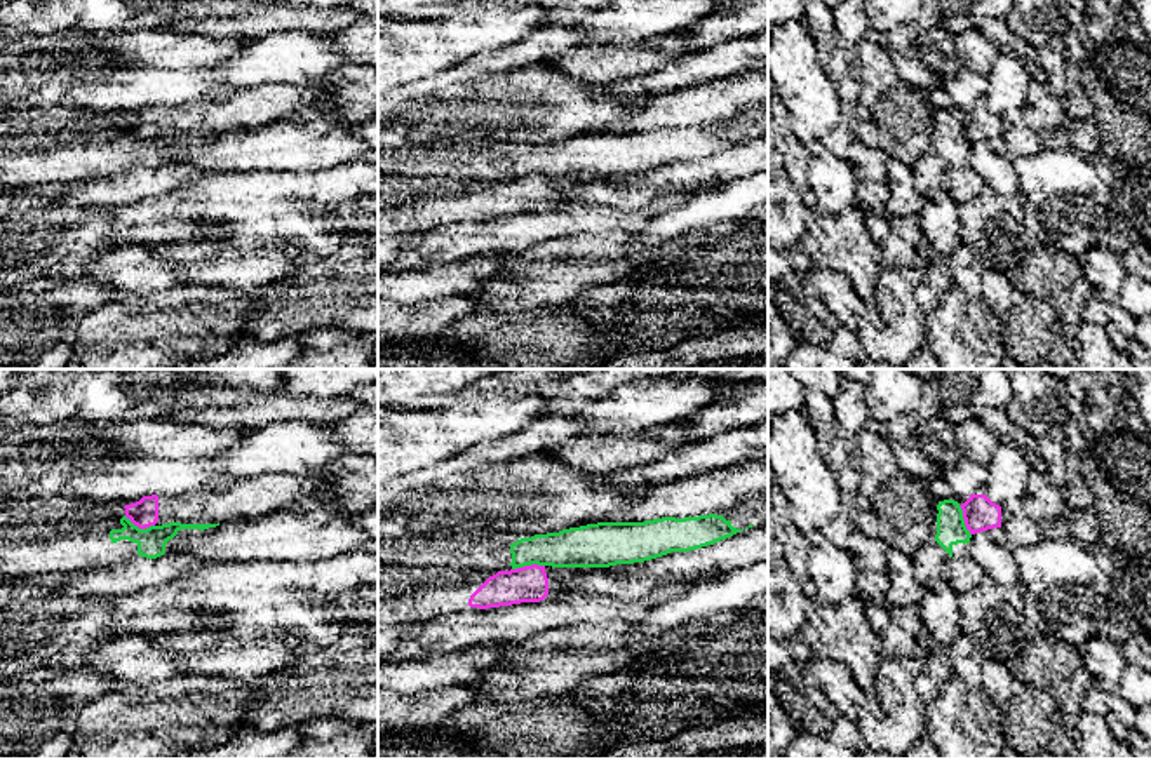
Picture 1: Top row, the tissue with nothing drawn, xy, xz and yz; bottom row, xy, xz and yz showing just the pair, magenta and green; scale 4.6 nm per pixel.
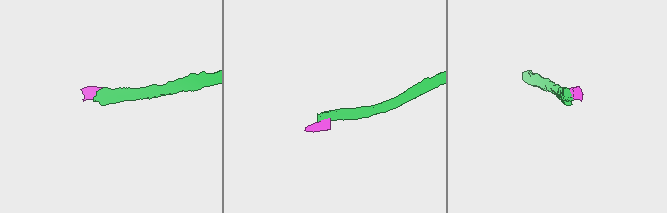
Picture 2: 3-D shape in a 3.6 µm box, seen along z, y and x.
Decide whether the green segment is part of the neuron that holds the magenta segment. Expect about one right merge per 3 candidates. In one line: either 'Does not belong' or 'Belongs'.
Does not belong

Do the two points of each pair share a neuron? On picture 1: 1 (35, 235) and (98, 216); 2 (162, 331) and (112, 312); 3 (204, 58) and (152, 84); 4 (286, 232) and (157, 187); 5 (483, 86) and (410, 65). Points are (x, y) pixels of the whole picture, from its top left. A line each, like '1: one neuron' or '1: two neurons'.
1: one neuron
2: one neuron
3: two neurons
4: two neurons
5: two neurons

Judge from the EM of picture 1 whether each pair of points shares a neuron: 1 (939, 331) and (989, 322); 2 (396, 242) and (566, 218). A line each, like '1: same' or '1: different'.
1: same
2: different

